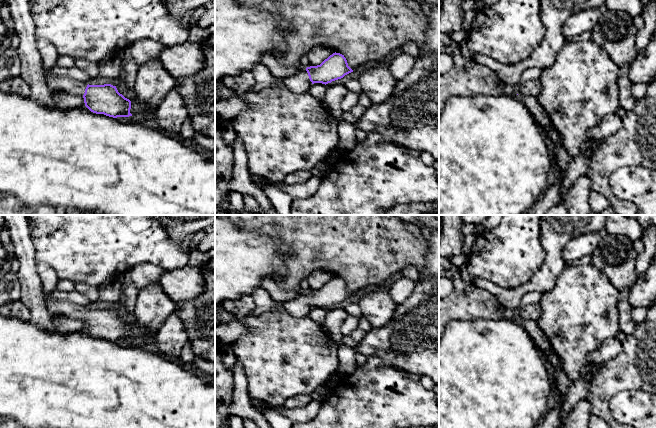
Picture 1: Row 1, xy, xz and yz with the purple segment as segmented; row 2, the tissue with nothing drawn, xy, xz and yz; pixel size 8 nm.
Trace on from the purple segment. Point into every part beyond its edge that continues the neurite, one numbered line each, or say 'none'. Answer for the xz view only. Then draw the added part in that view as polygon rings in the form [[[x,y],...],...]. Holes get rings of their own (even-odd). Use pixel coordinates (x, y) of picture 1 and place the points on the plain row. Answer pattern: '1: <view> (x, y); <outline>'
1: xz (299, 307); [[[302,292],[296,298],[288,301],[274,301],[272,310],[284,310],[295,317],[306,317],[312,310],[312,306],[309,303],[306,292]]]

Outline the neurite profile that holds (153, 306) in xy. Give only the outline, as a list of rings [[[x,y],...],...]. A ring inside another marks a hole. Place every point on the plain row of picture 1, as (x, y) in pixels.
[[[152,283],[139,291],[132,318],[146,329],[144,336],[155,336],[176,307],[161,287]]]

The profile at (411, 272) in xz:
[[[407,266],[402,270],[403,277],[409,278],[412,281],[418,282],[420,271],[414,266]]]

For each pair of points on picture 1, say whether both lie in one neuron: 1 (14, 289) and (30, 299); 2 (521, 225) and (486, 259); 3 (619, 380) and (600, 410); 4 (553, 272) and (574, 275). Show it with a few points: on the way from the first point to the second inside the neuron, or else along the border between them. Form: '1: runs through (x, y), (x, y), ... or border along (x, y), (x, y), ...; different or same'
1: border along (16, 273), (20, 286), (20, 299); different
2: runs through (512, 234), (495, 251); same
3: runs through (612, 387), (600, 399), (600, 403); same
4: border along (566, 266), (558, 276), (554, 286), (546, 292); different

